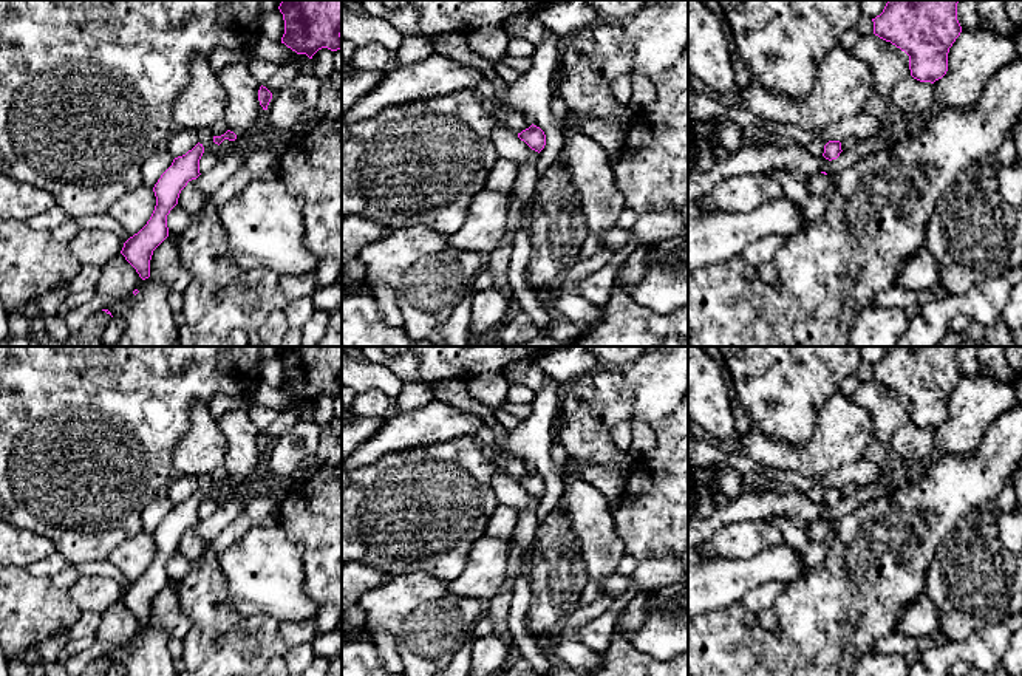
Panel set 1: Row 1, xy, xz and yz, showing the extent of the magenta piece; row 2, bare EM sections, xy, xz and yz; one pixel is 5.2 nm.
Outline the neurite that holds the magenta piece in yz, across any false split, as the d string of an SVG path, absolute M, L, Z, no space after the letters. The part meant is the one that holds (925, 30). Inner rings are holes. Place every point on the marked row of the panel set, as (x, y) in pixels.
M887 0L883 12L872 19L874 34L909 56L911 76L920 82L942 79L948 71L948 53L962 32L957 20L960 0Z

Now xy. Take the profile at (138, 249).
M196 144L186 155L173 159L153 187L156 196L155 210L147 224L130 237L121 251L125 260L136 269L142 280L150 277L153 251L169 237L167 215L178 204L181 190L199 173L203 144Z

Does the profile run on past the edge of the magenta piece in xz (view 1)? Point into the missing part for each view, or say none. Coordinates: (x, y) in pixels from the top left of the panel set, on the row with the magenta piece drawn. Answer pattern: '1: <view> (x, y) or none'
1: none

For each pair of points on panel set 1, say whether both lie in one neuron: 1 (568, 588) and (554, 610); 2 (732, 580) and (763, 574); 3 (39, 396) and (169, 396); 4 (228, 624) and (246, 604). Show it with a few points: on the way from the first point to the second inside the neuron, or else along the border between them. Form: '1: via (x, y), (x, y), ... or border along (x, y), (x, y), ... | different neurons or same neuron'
1: via (563, 593), (554, 605) | same neuron
2: via (739, 576), (755, 574) | same neuron
3: via (71, 396), (136, 398) | same neuron
4: border along (224, 577), (229, 600), (240, 613), (274, 619) | different neurons

